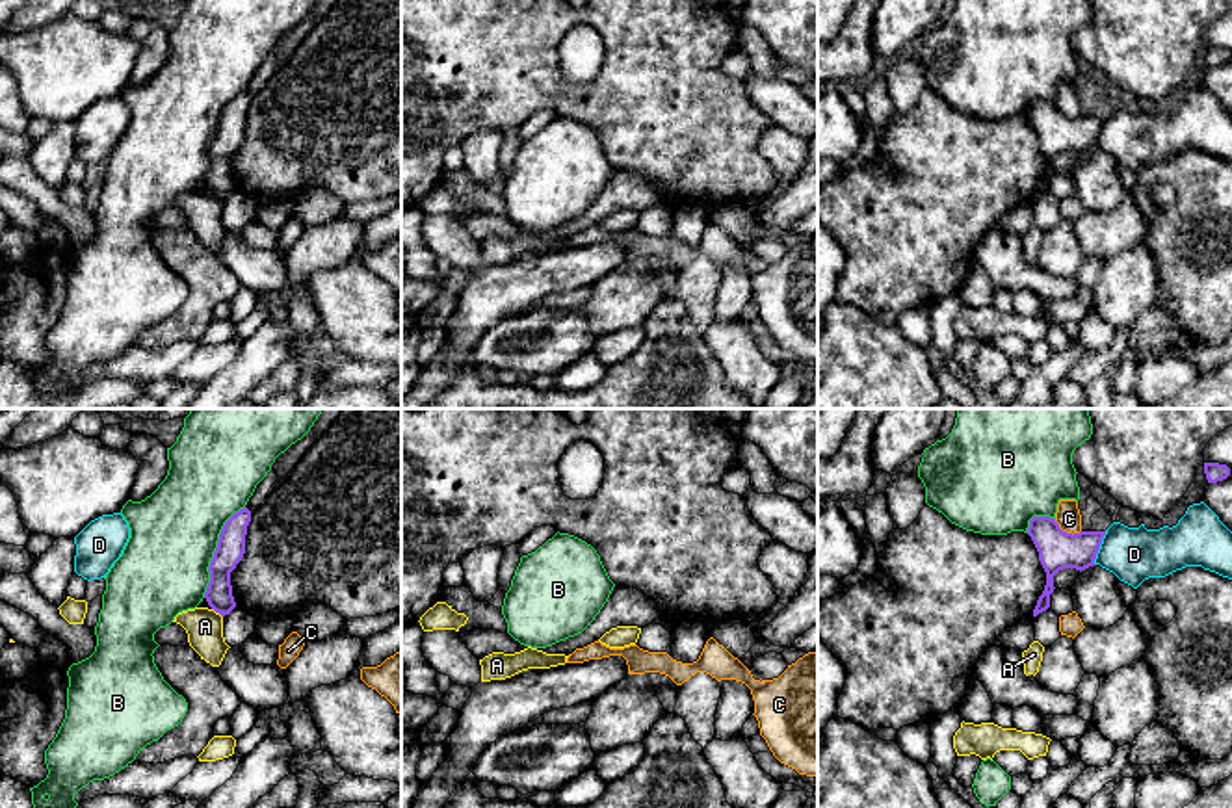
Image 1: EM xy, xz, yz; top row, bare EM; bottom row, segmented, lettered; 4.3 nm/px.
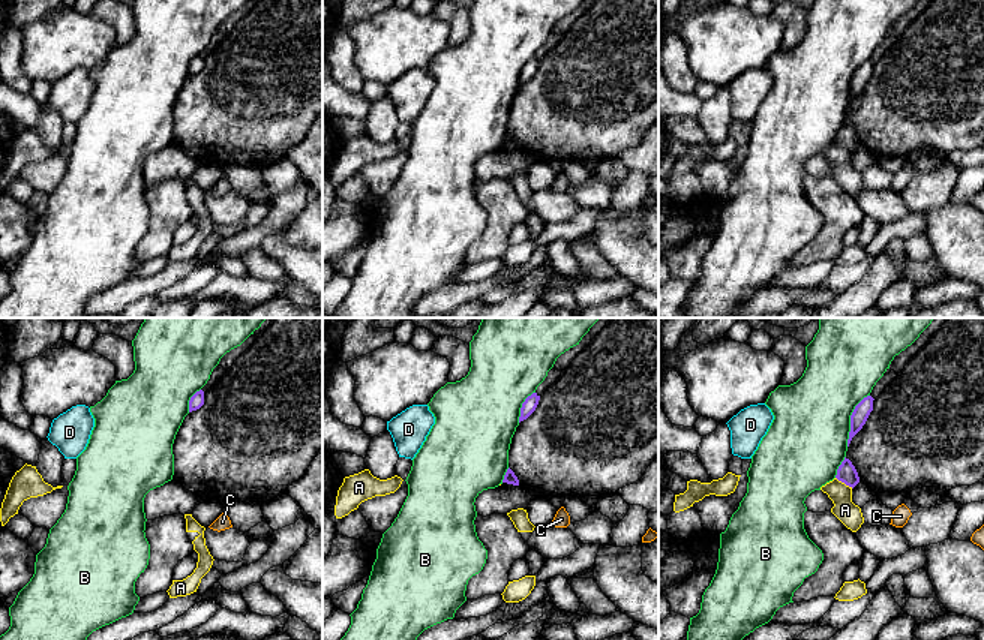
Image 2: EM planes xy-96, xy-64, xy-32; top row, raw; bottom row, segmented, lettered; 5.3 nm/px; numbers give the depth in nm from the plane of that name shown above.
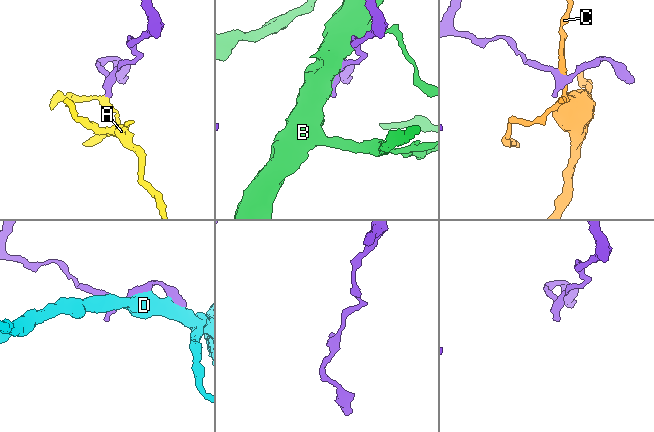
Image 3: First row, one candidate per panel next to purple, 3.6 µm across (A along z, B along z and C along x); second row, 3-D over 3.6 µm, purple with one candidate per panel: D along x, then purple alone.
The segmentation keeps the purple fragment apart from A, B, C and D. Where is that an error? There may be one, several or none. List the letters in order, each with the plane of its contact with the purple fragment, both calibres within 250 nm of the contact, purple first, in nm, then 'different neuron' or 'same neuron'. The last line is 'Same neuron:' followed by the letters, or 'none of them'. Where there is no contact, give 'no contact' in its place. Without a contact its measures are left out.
A: meets purple in xy; 120 nm thick on the purple side, 160 nm on the other; different neuron
B: meets purple in xy; 130 nm thick on the purple side, 380 nm on the other; different neuron
C: meets purple in yz; 170 nm thick on the purple side, 110 nm on the other; different neuron
D: meets purple in yz; 170 nm thick on the purple side, 240 nm on the other; different neuron
Same neuron: none of them

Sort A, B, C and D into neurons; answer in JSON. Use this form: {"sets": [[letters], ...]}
{"sets": [["A"], ["B"], ["C"], ["D"]]}

